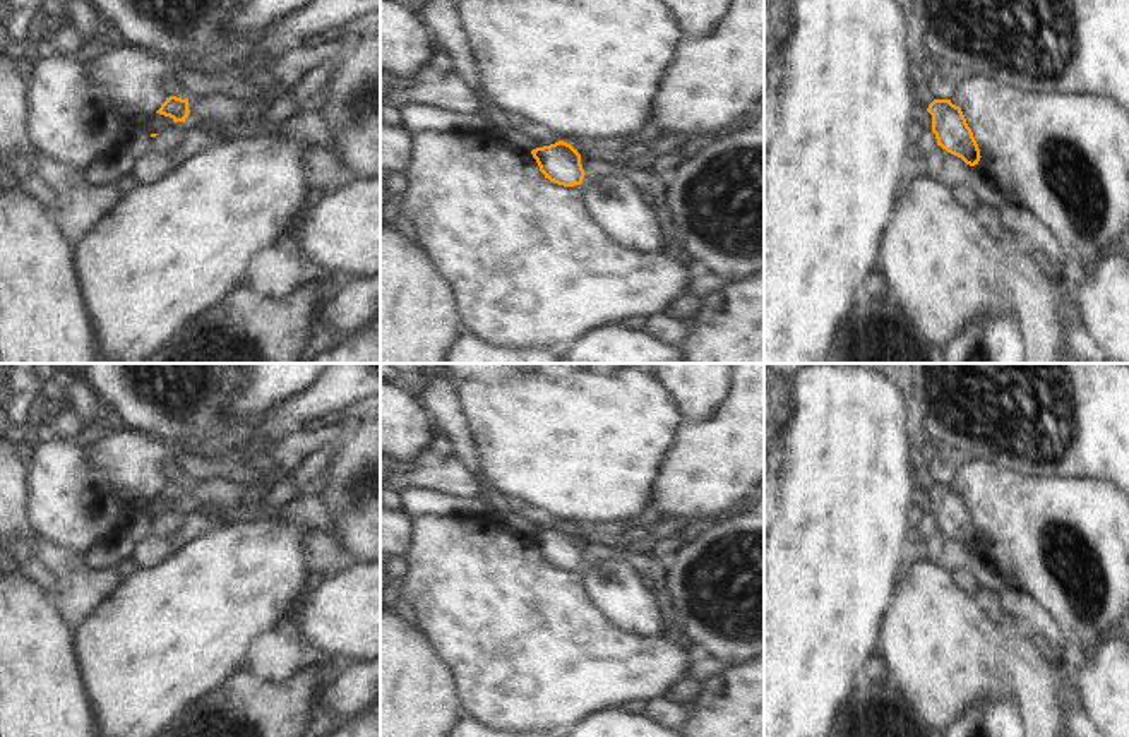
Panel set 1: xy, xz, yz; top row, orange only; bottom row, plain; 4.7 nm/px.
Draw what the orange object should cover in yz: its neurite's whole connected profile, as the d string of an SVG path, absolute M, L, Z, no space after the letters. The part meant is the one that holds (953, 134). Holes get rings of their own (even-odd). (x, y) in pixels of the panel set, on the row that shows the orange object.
M934 99L927 111L932 115L932 132L937 146L975 166L980 161L980 149L959 106L951 99Z

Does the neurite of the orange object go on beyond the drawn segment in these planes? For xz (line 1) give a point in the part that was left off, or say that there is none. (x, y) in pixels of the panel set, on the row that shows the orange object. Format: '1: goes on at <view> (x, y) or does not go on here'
1: does not go on here

